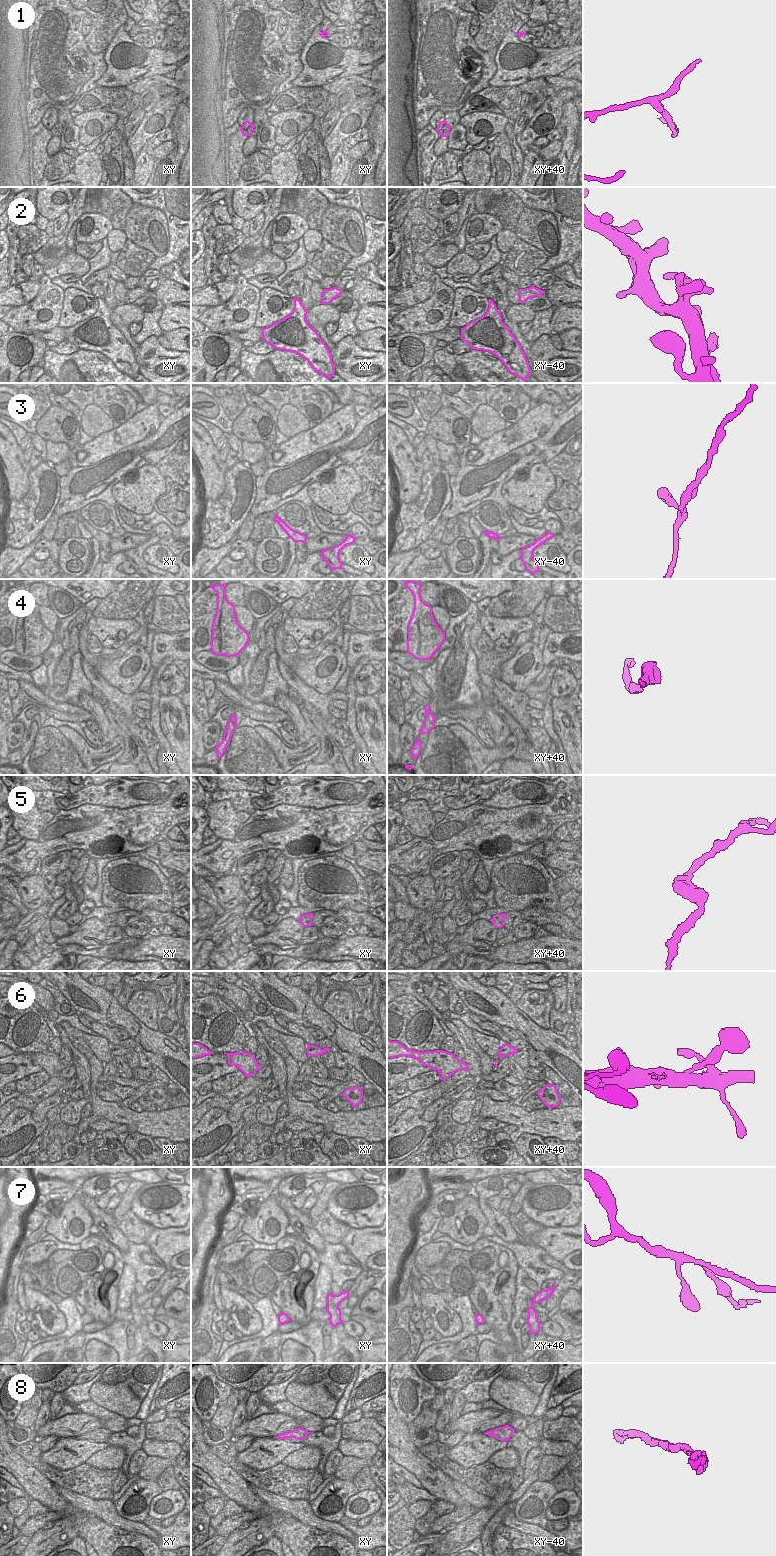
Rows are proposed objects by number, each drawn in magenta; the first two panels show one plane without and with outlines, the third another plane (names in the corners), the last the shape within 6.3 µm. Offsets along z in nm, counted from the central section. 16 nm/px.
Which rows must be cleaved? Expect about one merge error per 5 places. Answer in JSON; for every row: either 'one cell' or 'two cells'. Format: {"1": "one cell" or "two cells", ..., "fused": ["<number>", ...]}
{"1": "two cells", "2": "one cell", "3": "one cell", "4": "one cell", "5": "one cell", "6": "one cell", "7": "two cells", "8": "one cell", "fused": ["1", "7"]}

